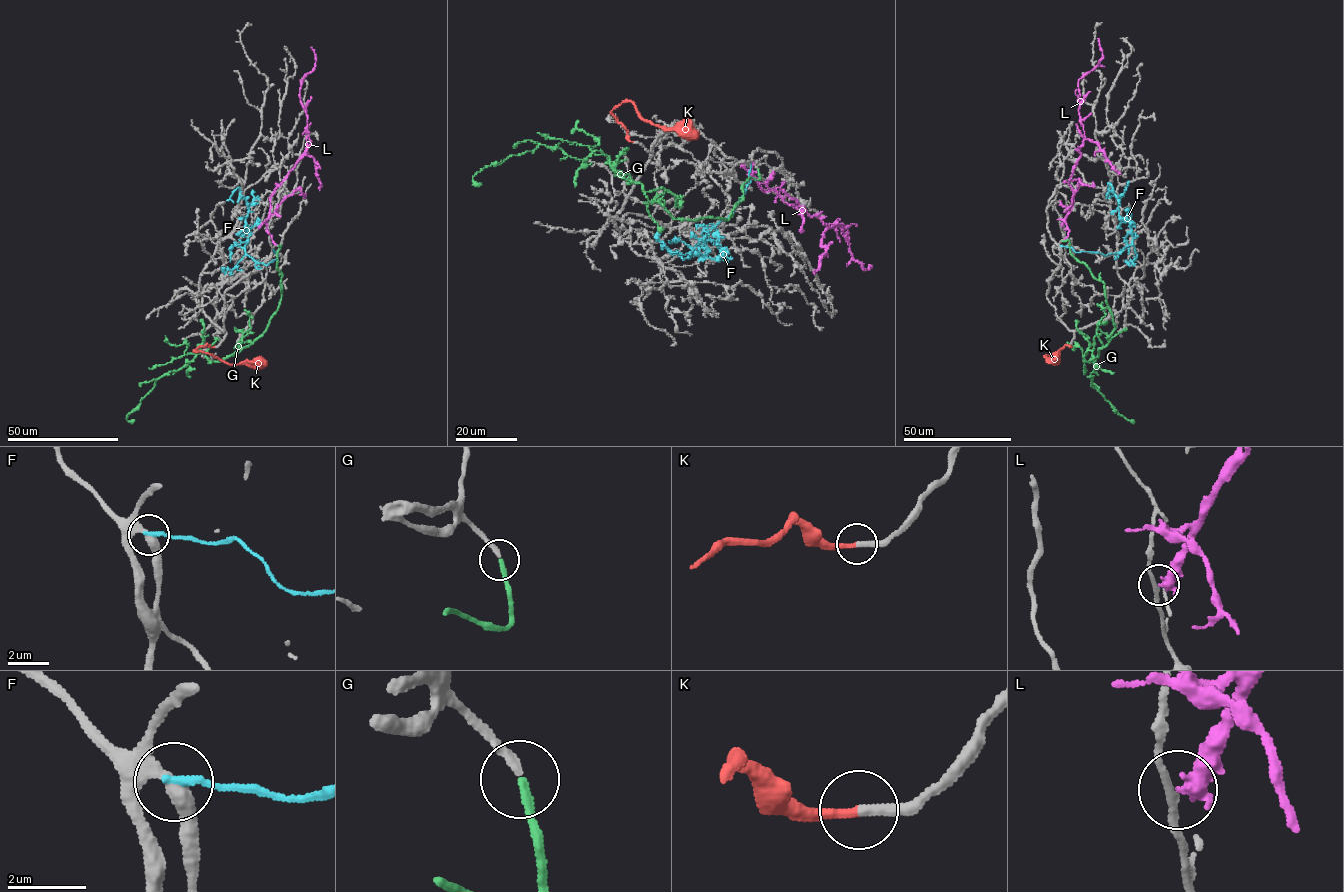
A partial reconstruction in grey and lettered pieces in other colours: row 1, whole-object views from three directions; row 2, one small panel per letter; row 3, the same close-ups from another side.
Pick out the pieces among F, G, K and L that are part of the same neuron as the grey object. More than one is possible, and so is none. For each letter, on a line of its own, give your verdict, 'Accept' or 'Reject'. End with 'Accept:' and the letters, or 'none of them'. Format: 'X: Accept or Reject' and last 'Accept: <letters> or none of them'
F: Reject
G: Accept
K: Accept
L: Reject
Accept: G, K

